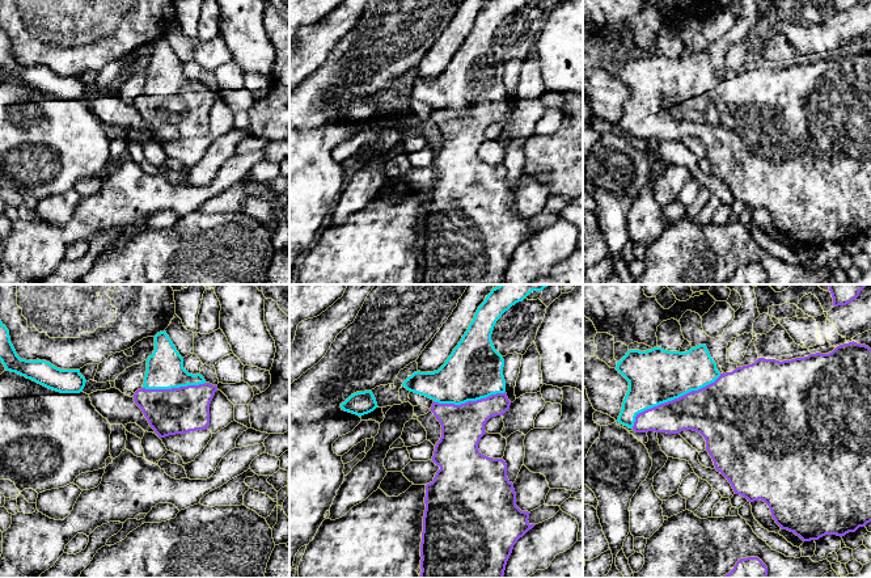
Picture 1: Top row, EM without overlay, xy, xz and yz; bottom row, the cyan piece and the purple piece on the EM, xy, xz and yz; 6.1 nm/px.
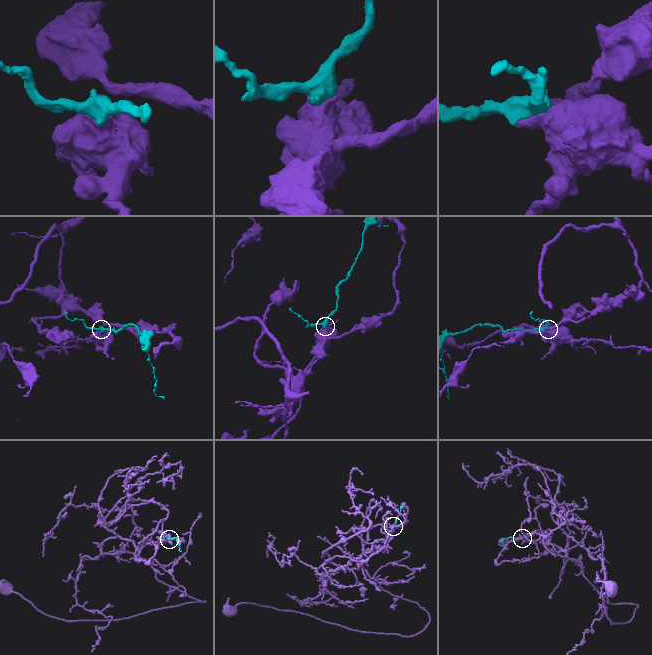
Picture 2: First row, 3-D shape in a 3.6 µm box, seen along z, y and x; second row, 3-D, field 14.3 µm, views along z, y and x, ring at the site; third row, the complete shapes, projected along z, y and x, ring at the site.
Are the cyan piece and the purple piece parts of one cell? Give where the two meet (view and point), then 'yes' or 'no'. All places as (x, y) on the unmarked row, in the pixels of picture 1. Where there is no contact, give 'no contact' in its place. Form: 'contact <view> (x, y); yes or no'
contact yz (672, 105); yes

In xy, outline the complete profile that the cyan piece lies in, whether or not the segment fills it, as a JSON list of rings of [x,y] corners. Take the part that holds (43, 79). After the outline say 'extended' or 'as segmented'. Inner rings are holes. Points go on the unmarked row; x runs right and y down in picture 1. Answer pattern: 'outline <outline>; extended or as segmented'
outline [[[1,26],[0,67],[7,77],[16,79],[60,100],[80,100],[86,89],[80,76],[60,76],[46,67],[21,66],[10,48],[9,37]]]; as segmented

